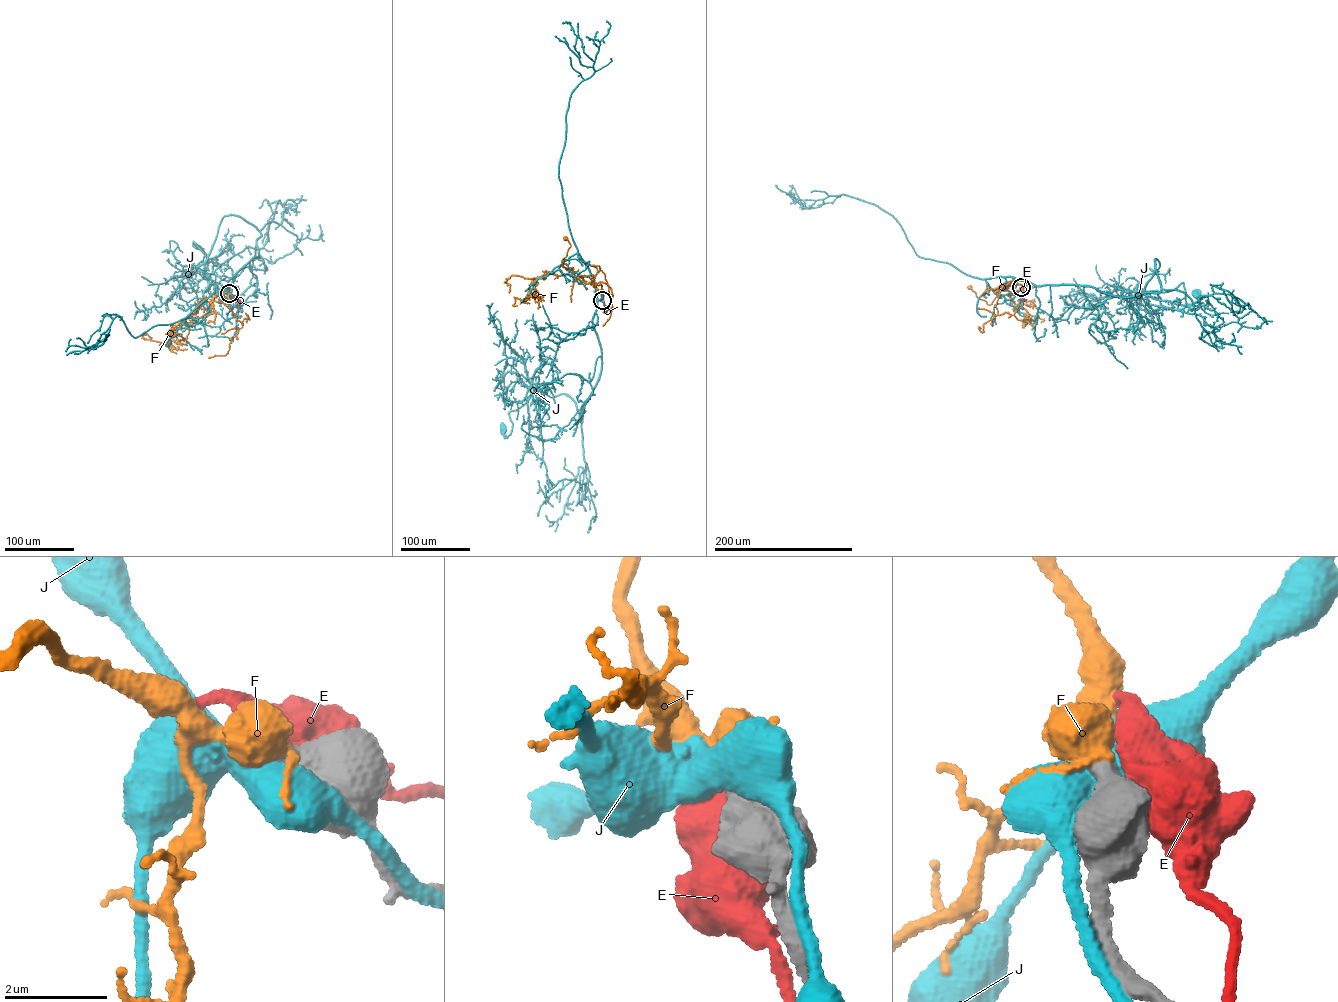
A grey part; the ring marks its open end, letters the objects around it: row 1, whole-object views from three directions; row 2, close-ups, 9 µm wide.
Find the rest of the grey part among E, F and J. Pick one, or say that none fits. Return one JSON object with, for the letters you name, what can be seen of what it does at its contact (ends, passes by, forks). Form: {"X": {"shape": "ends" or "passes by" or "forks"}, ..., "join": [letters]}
{"F": {"shape": "forks"}, "join": ["F"]}

